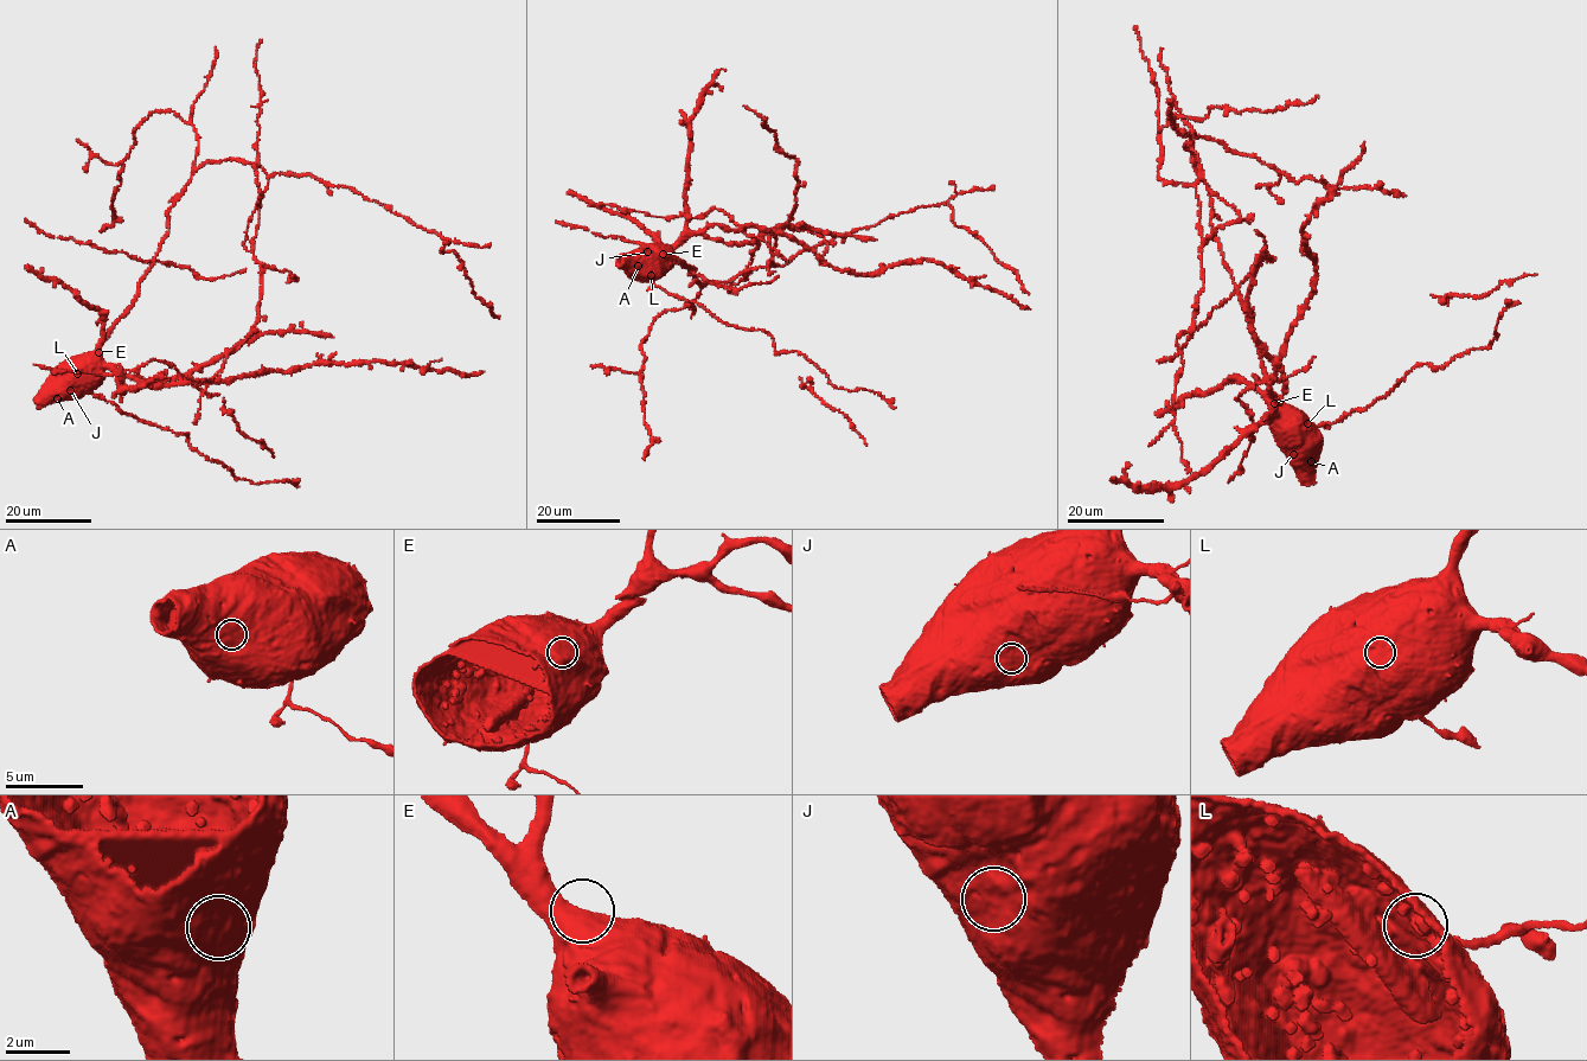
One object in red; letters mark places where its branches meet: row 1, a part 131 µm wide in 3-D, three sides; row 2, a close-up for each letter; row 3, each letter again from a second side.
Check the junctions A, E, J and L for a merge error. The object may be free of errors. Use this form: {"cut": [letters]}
{"cut": ["L"]}

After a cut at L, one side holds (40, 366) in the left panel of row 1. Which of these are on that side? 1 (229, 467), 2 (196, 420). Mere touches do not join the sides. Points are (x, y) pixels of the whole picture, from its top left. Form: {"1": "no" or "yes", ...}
{"1": "no", "2": "yes"}

